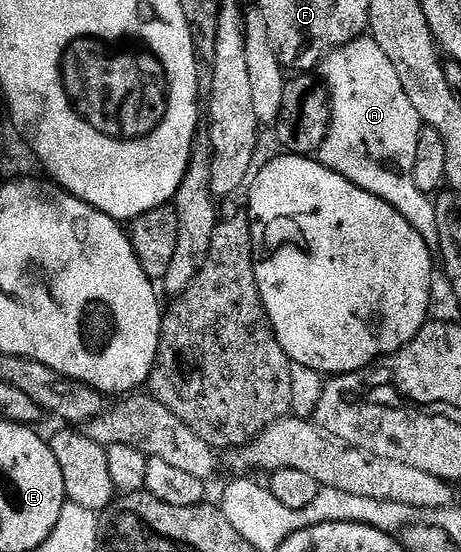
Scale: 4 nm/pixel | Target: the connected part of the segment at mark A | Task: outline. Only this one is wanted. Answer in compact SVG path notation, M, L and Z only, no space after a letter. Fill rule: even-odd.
M372 38L352 40L350 44L336 48L325 59L319 69L319 76L329 91L330 102L329 129L319 151L321 164L359 186L359 190L367 190L367 194L375 194L375 198L390 204L399 214L403 214L403 218L407 218L407 222L411 222L411 226L415 226L430 250L436 249L439 242L437 205L422 192L413 176L423 125L415 106L411 106L411 98L407 98L403 91L399 74L395 74L395 66L391 66L387 54L379 50Z

